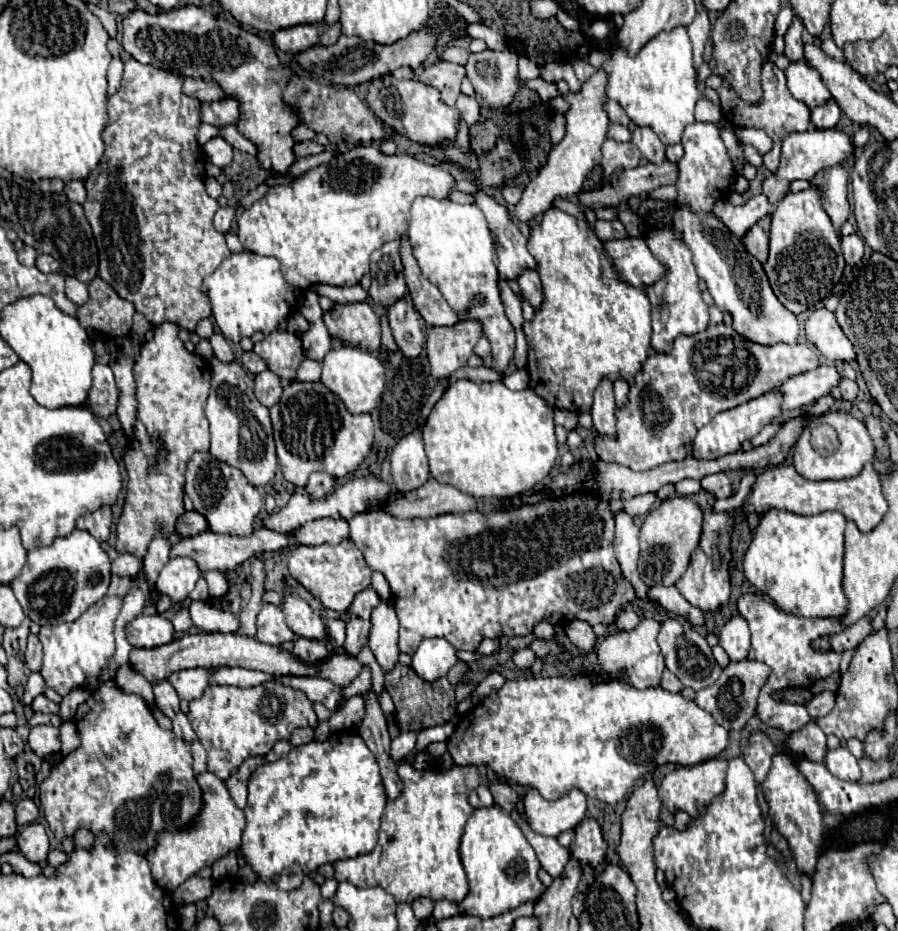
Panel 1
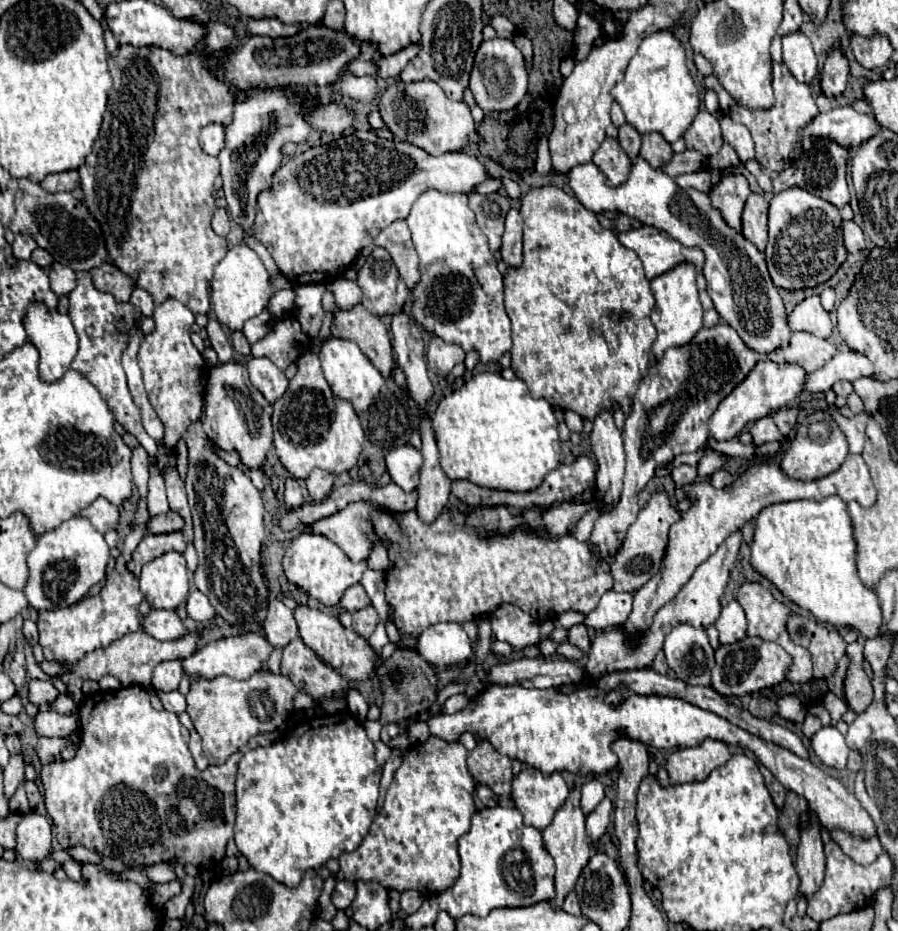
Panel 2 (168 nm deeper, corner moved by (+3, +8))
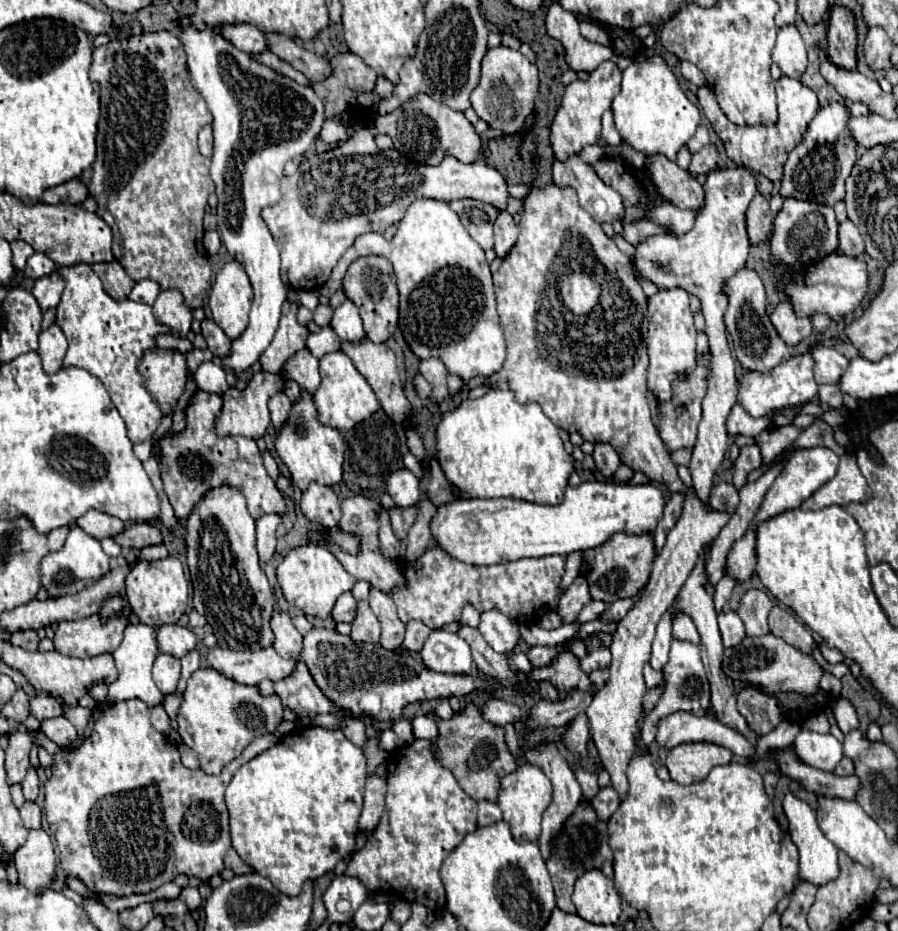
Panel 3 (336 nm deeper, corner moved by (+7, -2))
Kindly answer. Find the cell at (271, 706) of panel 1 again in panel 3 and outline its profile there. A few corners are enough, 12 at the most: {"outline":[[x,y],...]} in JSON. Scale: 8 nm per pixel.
{"outline":[[215,668],[187,680],[177,714],[201,770],[219,774],[283,720]]}

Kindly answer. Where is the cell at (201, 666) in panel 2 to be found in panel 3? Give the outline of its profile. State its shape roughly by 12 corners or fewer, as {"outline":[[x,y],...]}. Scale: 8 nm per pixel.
{"outline":[[215,646],[209,666],[257,686],[291,676],[297,662],[273,648],[237,652]]}

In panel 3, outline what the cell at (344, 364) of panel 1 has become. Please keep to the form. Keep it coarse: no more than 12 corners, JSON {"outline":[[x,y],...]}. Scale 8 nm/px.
{"outline":[[343,352],[321,358],[319,424],[351,430],[379,410]]}

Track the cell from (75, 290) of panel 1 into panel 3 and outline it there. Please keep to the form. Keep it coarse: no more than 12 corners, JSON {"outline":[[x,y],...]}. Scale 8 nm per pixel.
{"outline":[[57,272],[35,280],[39,308],[55,308],[65,282]]}

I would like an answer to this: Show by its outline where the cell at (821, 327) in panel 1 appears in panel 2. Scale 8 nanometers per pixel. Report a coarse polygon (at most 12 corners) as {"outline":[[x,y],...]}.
{"outline":[[819,296],[805,298],[789,314],[791,330],[819,338],[833,334]]}

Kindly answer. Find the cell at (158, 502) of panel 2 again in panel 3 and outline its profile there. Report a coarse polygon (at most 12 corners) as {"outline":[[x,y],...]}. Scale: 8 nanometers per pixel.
{"outline":[[89,264],[57,270],[65,366],[103,380],[139,444],[163,412],[137,370],[149,304],[113,300]]}

